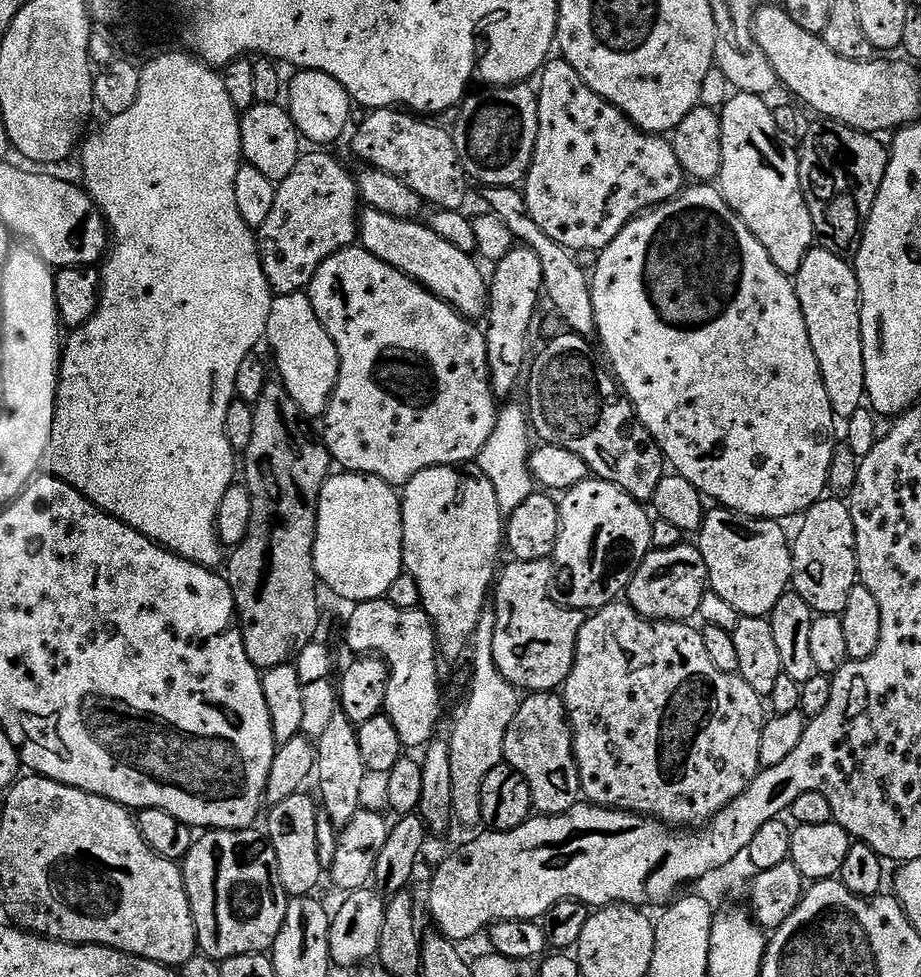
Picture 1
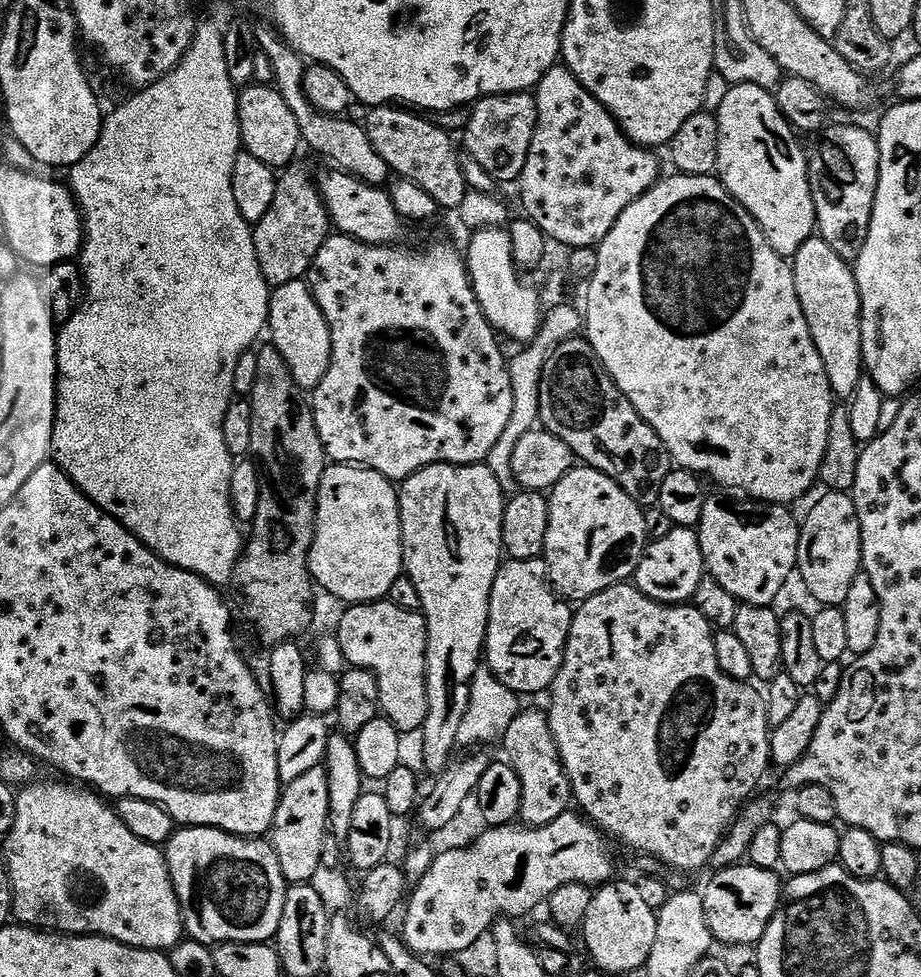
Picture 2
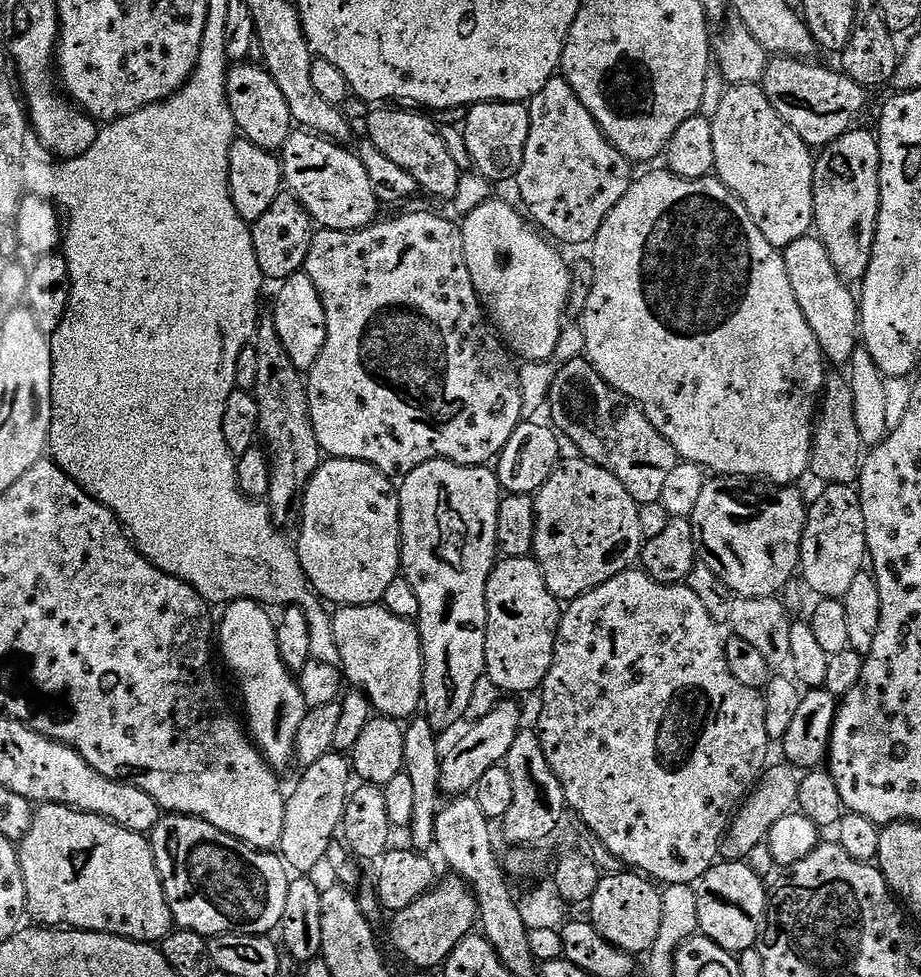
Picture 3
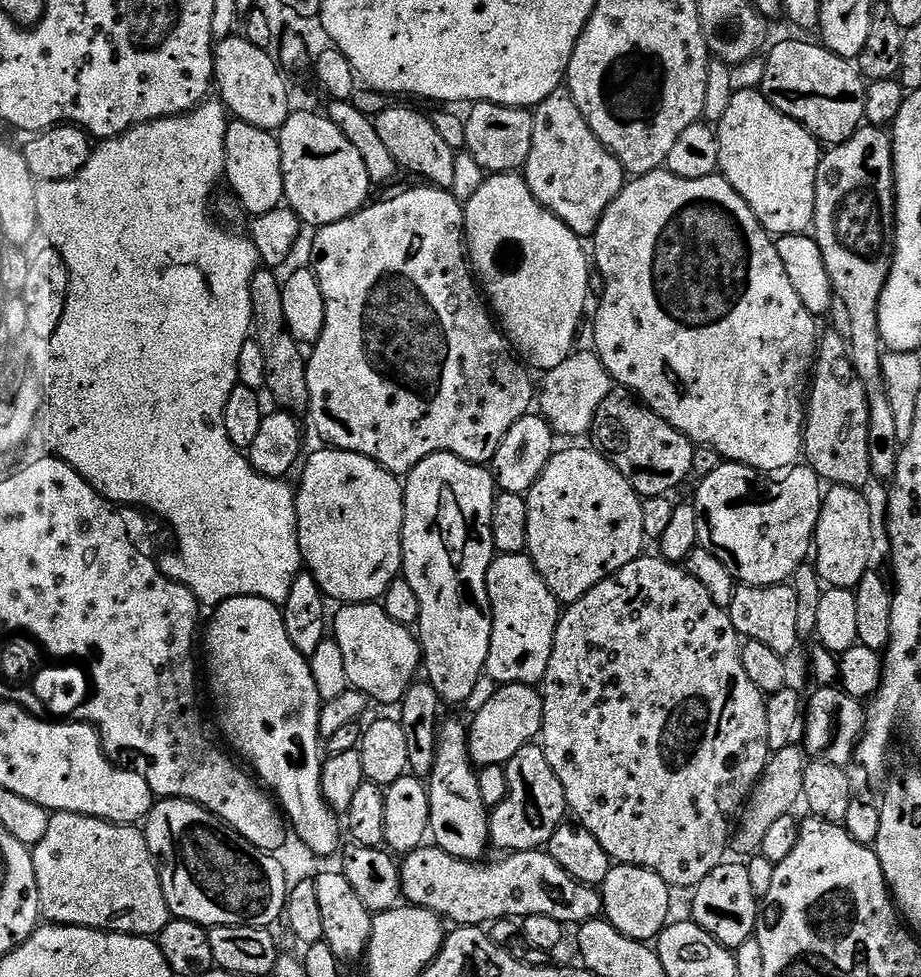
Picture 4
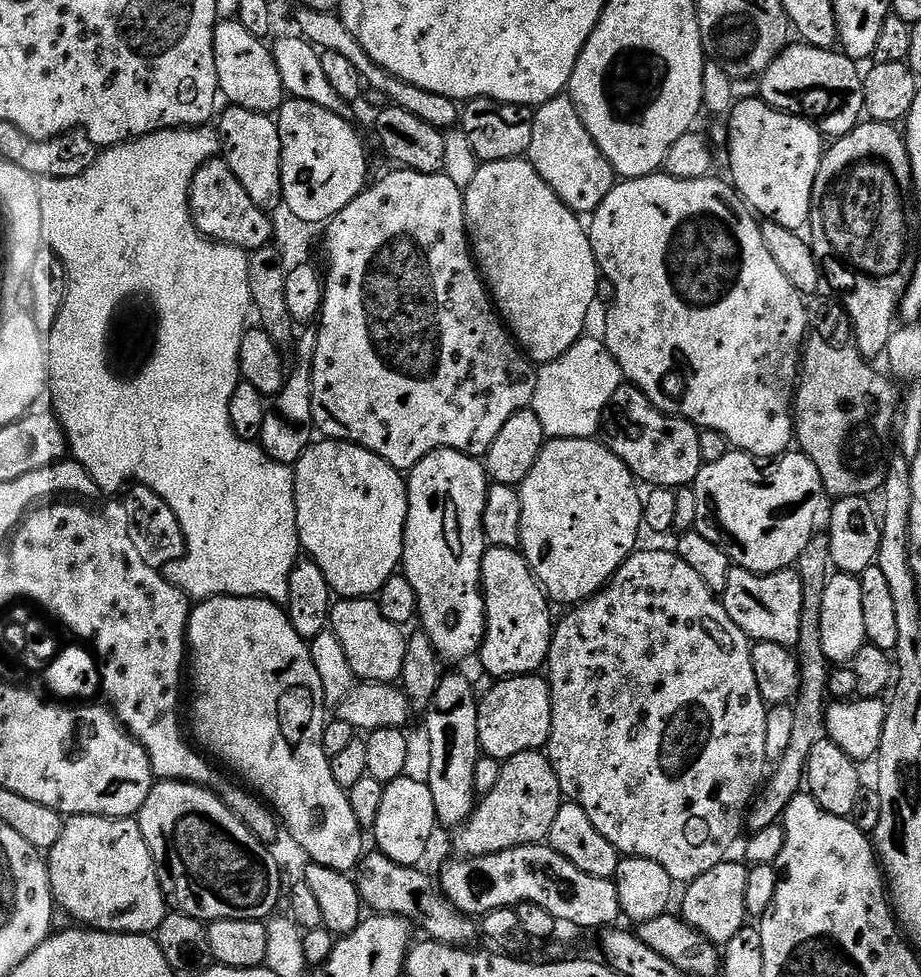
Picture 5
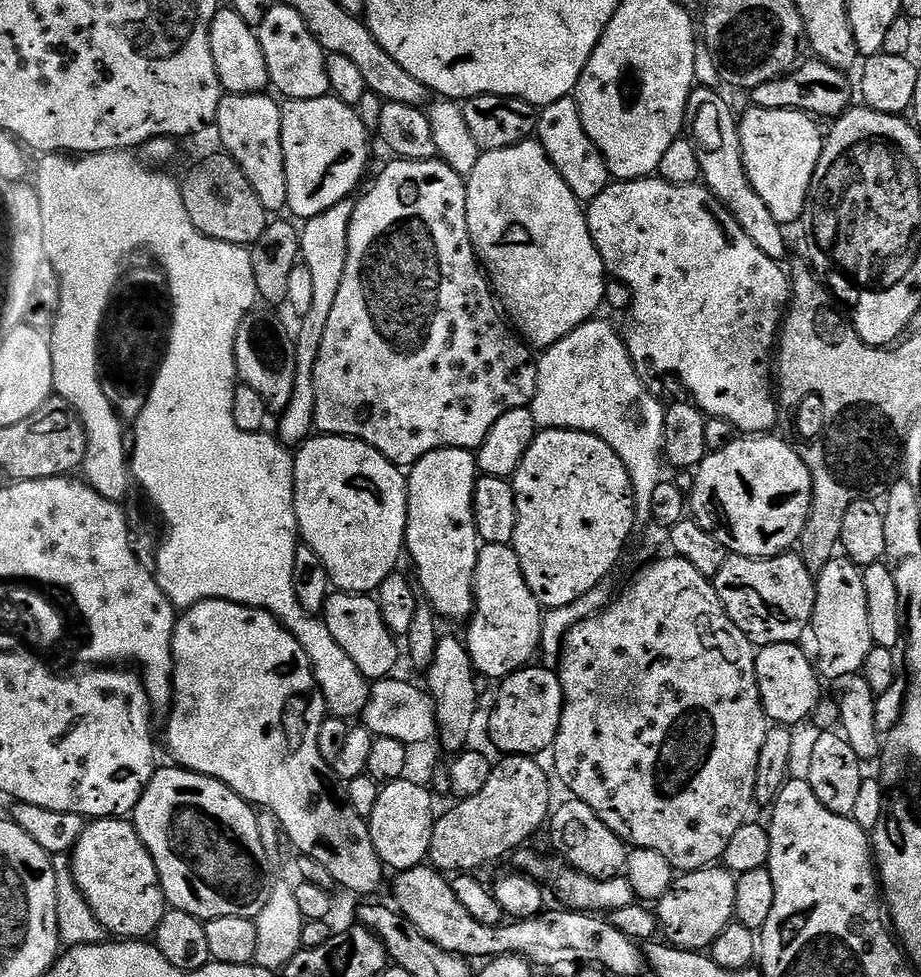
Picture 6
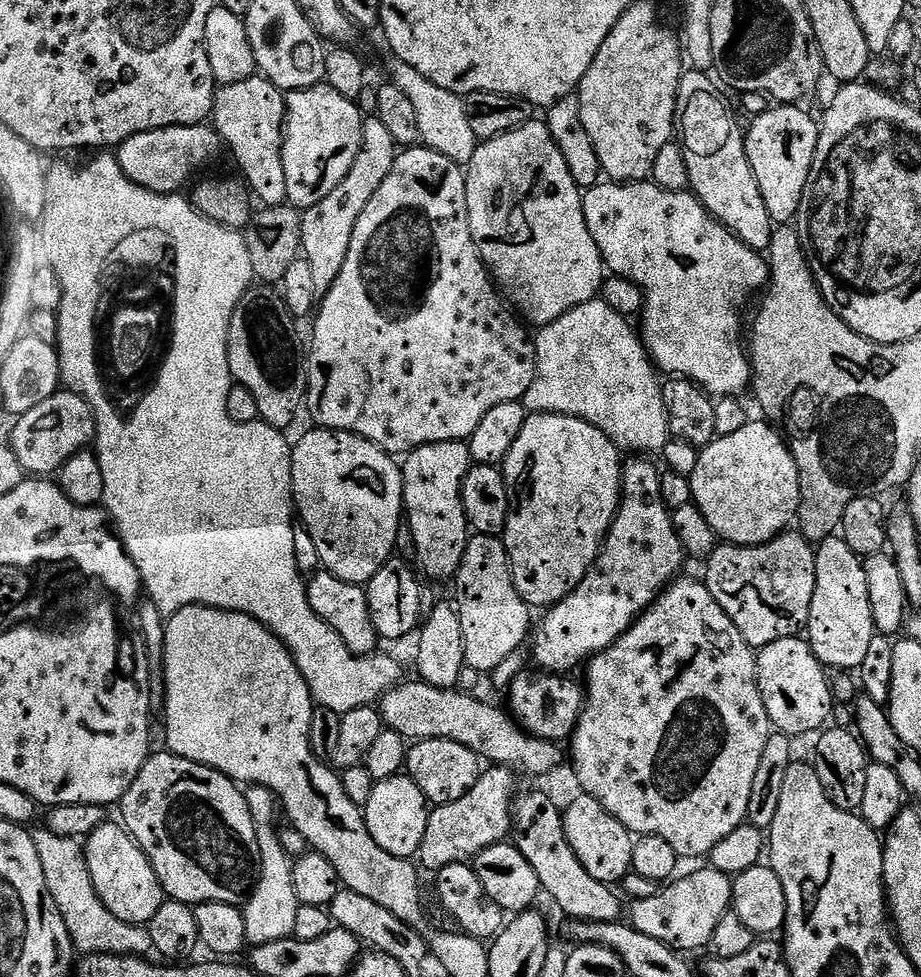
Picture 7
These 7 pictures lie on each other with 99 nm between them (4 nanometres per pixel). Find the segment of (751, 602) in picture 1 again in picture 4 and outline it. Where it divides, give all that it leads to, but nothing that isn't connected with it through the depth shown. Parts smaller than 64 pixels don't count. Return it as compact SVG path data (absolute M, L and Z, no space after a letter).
M721 462L699 483L694 497L699 547L710 550L710 554L714 554L714 558L718 558L718 562L722 562L722 566L726 566L741 585L774 586L791 581L814 548L822 499L820 475L807 466L793 466L783 472L769 474L747 468L744 464Z

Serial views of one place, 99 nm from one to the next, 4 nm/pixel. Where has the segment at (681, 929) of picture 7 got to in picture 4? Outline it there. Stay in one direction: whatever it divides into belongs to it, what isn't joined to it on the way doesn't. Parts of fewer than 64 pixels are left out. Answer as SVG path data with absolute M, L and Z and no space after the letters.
M743 863L720 864L710 874L706 874L706 878L702 878L691 896L691 919L702 930L708 931L721 946L734 950L742 946L742 942L753 939L758 919L758 897L754 894L754 886L750 886L750 874Z

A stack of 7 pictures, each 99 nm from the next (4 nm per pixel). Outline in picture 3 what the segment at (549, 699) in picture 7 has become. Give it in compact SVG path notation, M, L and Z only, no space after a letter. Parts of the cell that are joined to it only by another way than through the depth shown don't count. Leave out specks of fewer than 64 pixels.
M504 698L496 705L496 709L475 721L469 732L460 736L460 741L452 749L443 753L440 766L440 791L445 797L455 798L471 793L476 787L478 778L486 774L486 770L503 765L508 759L510 746L514 746L514 738L522 731L520 724L520 708L515 699Z

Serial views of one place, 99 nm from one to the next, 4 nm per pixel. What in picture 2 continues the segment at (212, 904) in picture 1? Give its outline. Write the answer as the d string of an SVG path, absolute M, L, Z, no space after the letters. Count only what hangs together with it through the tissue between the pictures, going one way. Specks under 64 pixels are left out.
M177 827L166 845L168 873L184 915L184 931L191 939L209 946L228 942L267 944L275 941L282 922L289 882L278 866L278 856L271 843L264 838L231 836L217 828Z

